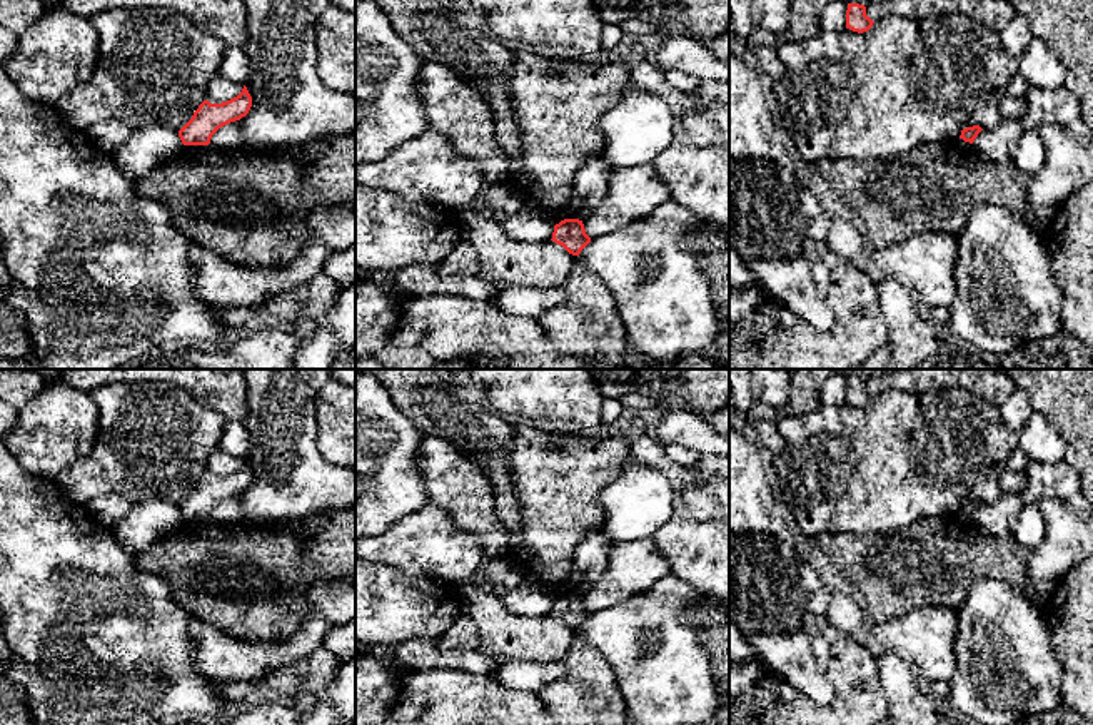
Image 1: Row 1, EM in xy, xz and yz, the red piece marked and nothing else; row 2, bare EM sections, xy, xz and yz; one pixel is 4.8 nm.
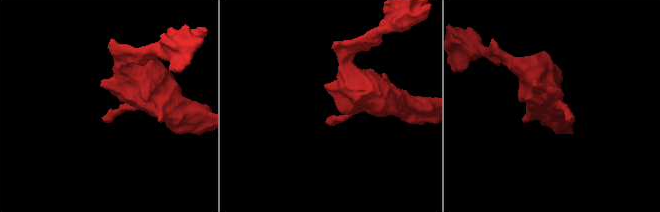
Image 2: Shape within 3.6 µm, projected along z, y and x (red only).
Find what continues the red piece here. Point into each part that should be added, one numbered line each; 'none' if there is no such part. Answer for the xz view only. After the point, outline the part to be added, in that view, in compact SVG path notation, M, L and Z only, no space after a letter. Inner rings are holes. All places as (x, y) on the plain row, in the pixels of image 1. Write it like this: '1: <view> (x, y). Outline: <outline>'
none

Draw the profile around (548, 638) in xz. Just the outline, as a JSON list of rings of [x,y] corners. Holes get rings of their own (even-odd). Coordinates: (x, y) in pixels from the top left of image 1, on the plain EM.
[[[461,585],[456,591],[464,613],[476,621],[477,650],[487,653],[499,668],[504,663],[561,660],[572,645],[576,630],[554,615],[514,615],[497,596],[474,585]]]

